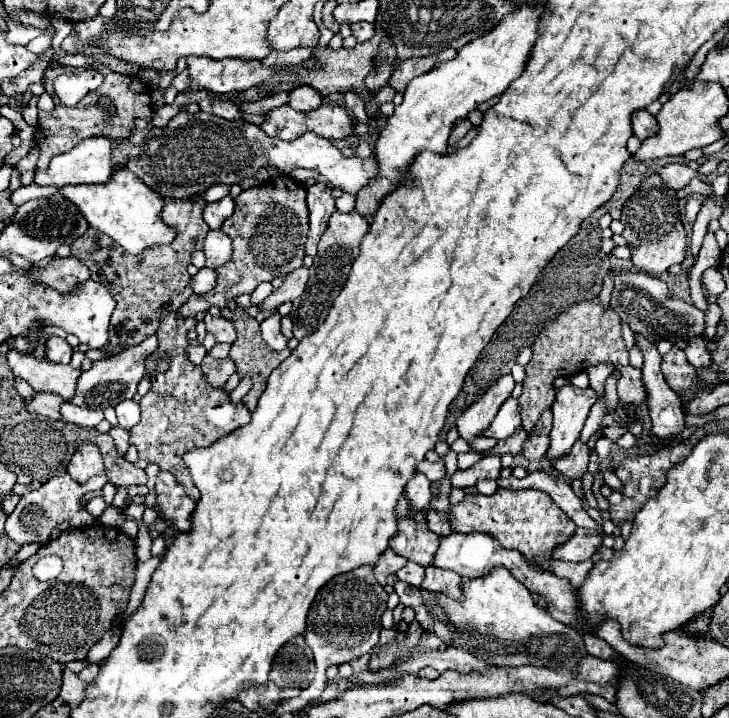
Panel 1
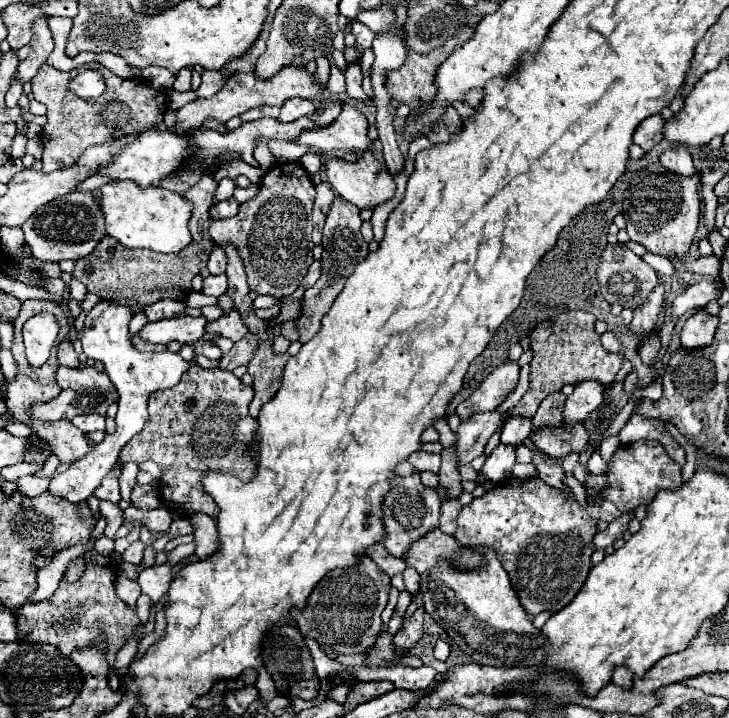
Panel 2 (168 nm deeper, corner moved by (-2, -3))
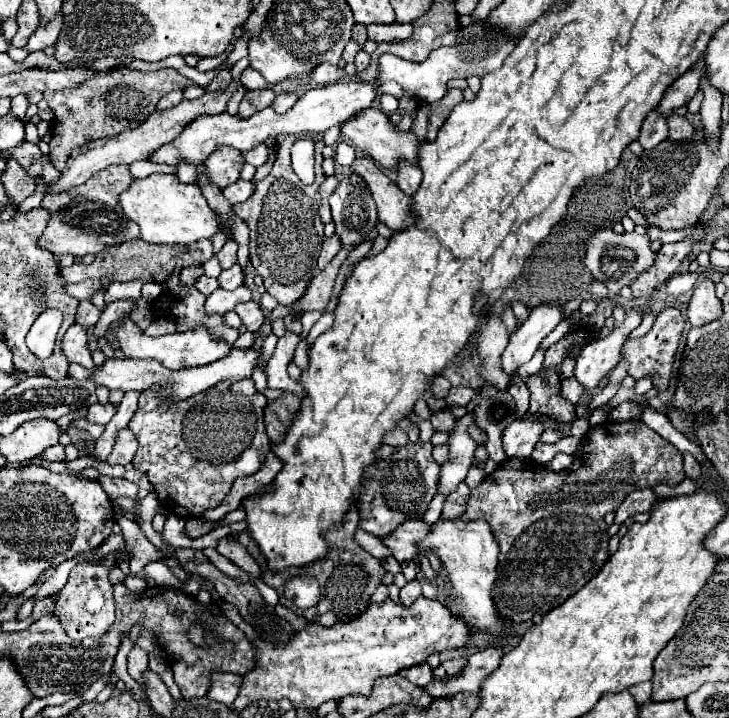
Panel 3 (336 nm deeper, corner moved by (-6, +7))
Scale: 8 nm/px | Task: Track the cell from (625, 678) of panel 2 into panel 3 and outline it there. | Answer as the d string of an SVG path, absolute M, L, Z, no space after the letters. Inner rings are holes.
M651 682L631 686L629 694L635 698L635 702L651 702Z

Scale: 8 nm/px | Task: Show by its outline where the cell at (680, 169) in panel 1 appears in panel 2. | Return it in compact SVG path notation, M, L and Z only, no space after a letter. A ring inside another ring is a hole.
M677 146L677 148L667 148L661 156L659 156L661 164L679 174L679 176L691 176L695 174L695 168L693 168L693 162L691 162L691 152L685 148L685 146Z

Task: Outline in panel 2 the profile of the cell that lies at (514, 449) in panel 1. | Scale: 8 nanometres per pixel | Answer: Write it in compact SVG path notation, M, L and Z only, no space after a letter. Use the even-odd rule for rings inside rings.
M509 416L505 426L503 426L503 434L501 434L501 442L503 444L523 444L527 438L531 436L531 420L525 416Z

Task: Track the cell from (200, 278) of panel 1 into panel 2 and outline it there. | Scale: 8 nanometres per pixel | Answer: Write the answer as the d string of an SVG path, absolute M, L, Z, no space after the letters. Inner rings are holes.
M221 274L221 276L207 276L203 280L203 294L207 296L221 296L227 292L227 276Z

